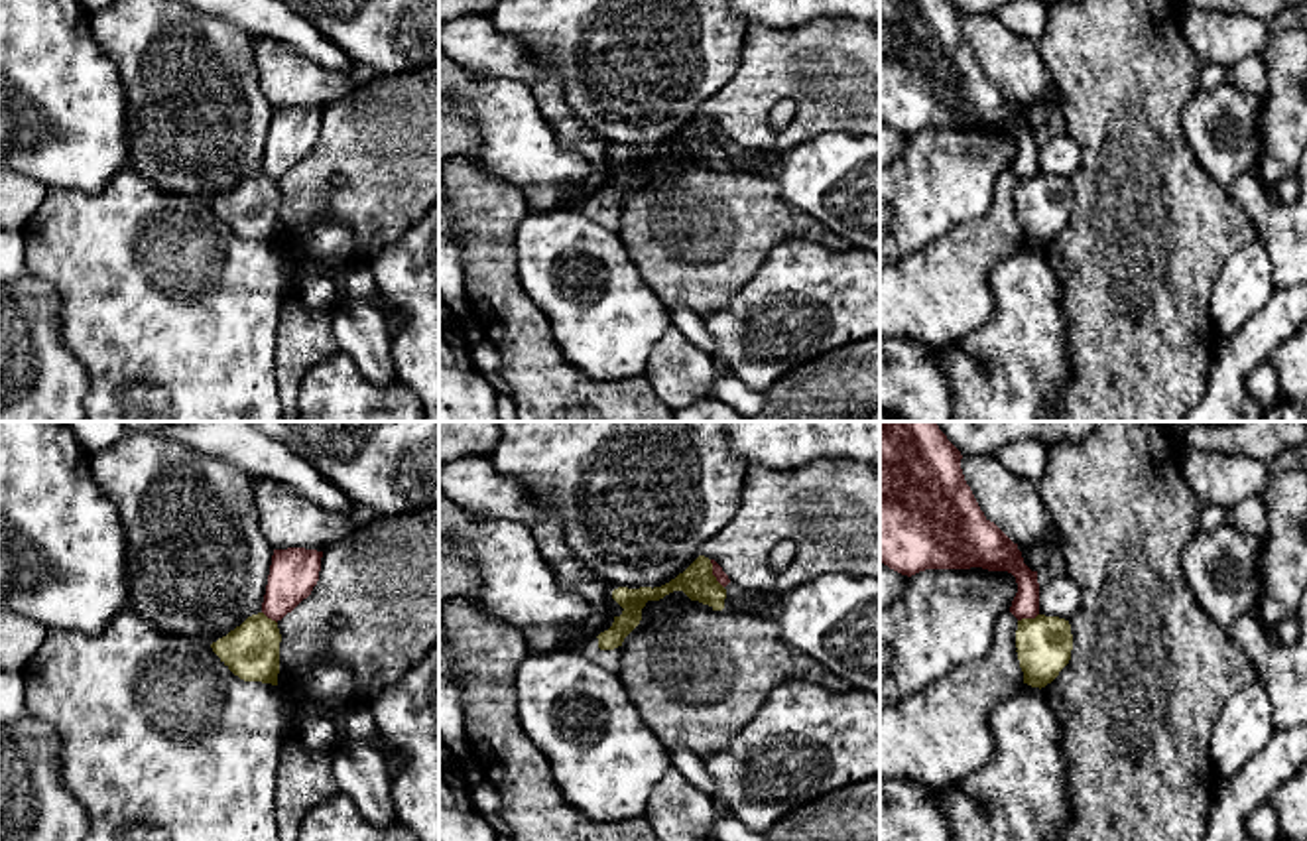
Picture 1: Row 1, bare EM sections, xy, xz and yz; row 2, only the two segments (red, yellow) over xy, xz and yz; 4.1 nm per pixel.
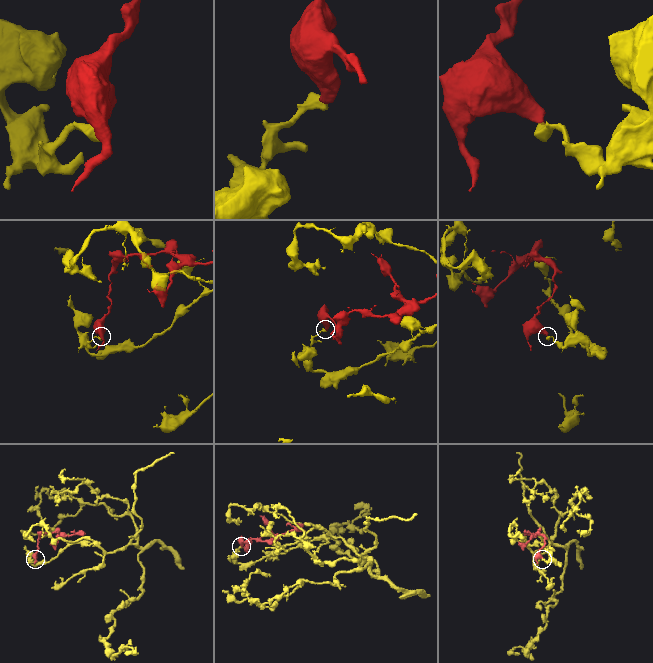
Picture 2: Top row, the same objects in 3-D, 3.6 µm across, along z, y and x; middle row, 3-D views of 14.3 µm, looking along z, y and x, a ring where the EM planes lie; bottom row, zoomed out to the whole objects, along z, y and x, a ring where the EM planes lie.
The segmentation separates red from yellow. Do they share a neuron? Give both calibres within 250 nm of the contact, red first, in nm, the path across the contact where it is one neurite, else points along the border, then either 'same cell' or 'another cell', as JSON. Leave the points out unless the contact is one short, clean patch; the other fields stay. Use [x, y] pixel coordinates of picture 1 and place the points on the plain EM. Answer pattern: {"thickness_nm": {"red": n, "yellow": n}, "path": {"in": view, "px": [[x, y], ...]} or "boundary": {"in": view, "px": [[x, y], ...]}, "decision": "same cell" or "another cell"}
{"thickness_nm": {"red": 50, "yellow": 140}, "boundary": {"in": "xz", "px": [[709, 119], [711, 132], [723, 146]]}, "decision": "another cell"}

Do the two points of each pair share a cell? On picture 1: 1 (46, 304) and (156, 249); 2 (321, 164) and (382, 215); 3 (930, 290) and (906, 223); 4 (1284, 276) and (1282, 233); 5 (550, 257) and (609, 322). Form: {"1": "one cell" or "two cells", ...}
{"1": "two cells", "2": "one cell", "3": "two cells", "4": "one cell", "5": "one cell"}

